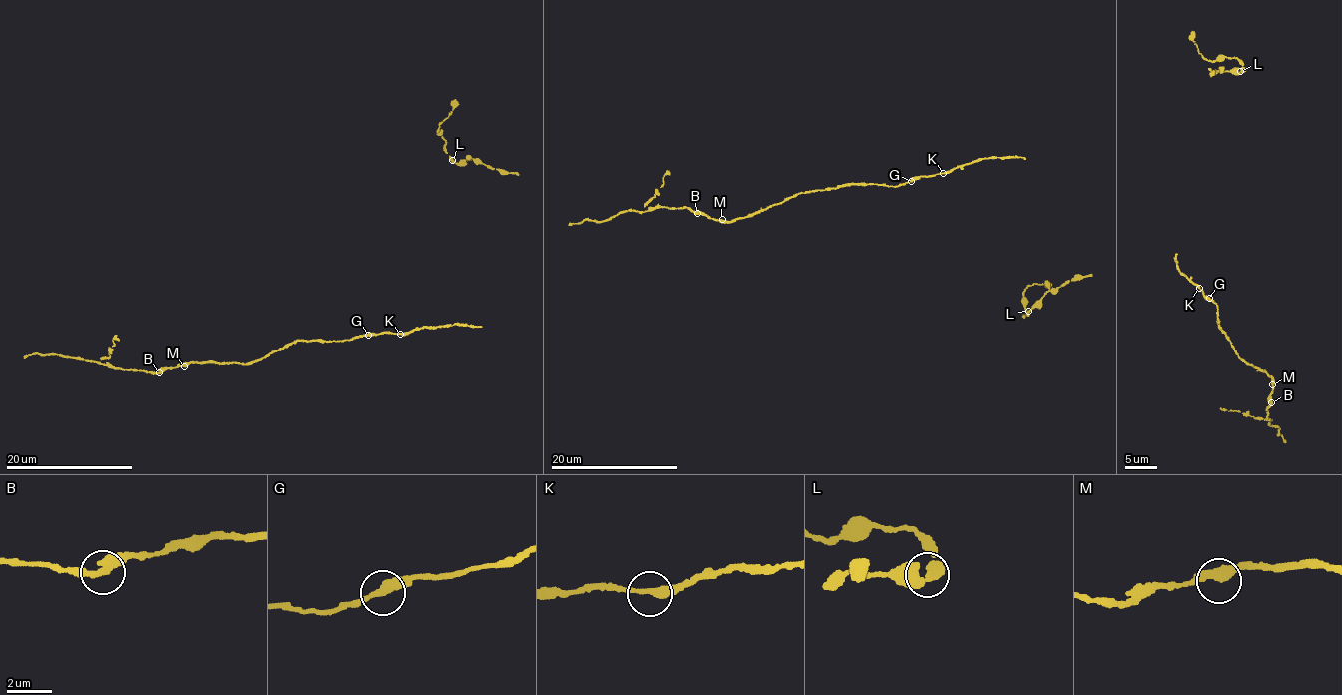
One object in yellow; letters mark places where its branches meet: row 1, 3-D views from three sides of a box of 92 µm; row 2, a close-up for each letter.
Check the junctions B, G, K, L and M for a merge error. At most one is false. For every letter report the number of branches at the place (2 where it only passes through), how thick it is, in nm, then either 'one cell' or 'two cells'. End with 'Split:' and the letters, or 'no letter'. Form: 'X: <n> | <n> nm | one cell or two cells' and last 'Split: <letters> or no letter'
B: 2 | 360 nm | two cells
G: 2 | 360 nm | one cell
K: 2 | 280 nm | one cell
L: 1 | 500 nm | one cell
M: 2 | 360 nm | one cell
Split: B

